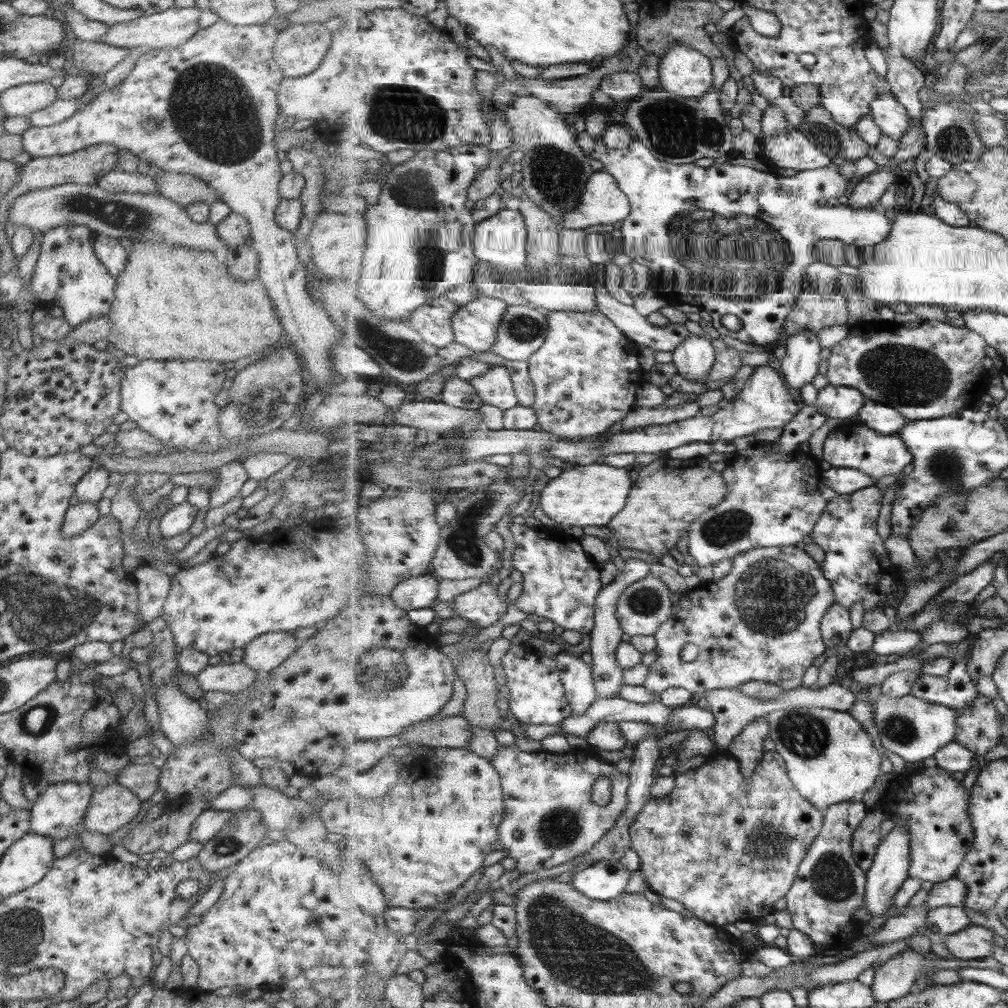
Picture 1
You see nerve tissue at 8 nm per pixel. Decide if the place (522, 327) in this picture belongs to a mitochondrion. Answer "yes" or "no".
yes

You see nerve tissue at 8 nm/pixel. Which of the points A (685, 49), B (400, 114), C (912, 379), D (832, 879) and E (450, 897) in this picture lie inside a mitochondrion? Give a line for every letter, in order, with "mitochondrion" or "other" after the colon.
A: other
B: mitochondrion
C: mitochondrion
D: mitochondrion
E: other

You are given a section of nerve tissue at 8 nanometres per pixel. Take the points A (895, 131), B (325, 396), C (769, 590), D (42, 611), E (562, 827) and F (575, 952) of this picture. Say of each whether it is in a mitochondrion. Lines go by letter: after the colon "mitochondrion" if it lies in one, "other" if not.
A: other
B: other
C: mitochondrion
D: mitochondrion
E: mitochondrion
F: mitochondrion

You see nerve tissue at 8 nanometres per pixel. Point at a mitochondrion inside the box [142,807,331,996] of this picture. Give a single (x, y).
(230, 844)

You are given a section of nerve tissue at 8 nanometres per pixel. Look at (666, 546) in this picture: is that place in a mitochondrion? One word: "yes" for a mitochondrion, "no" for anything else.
no

